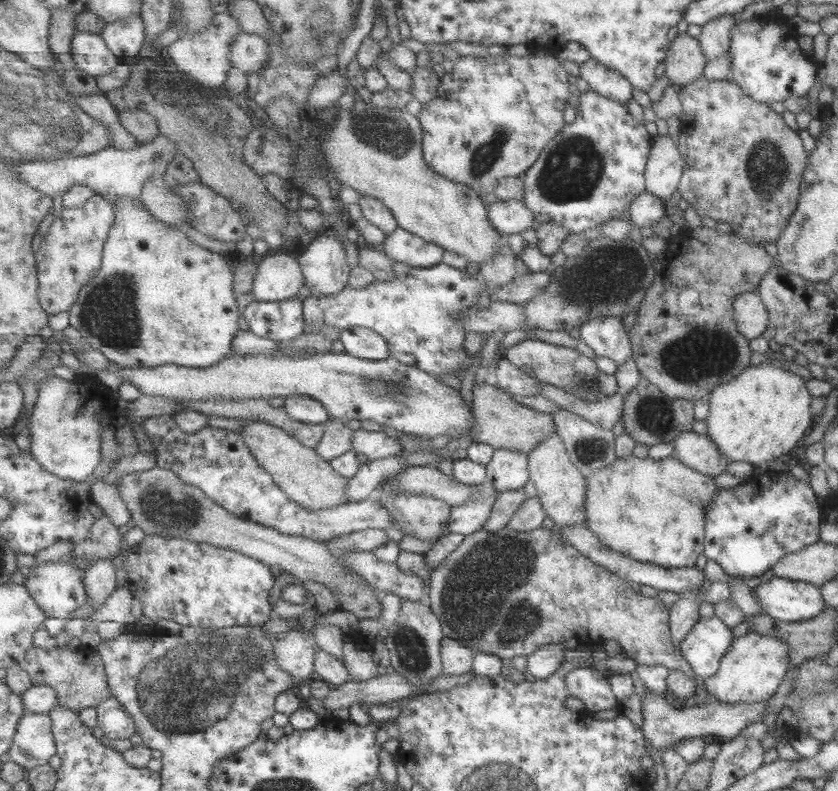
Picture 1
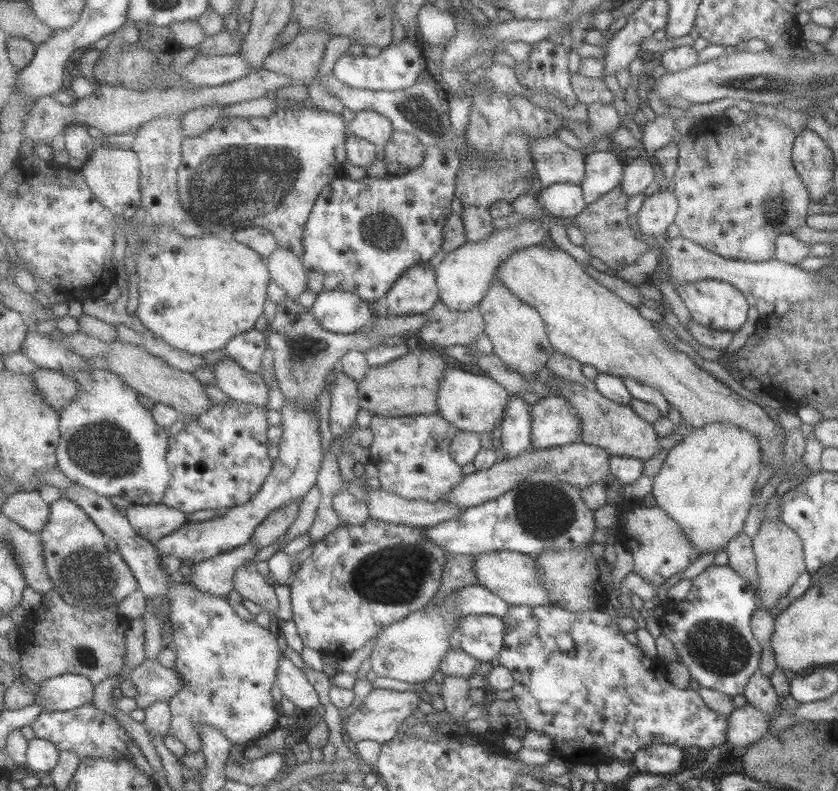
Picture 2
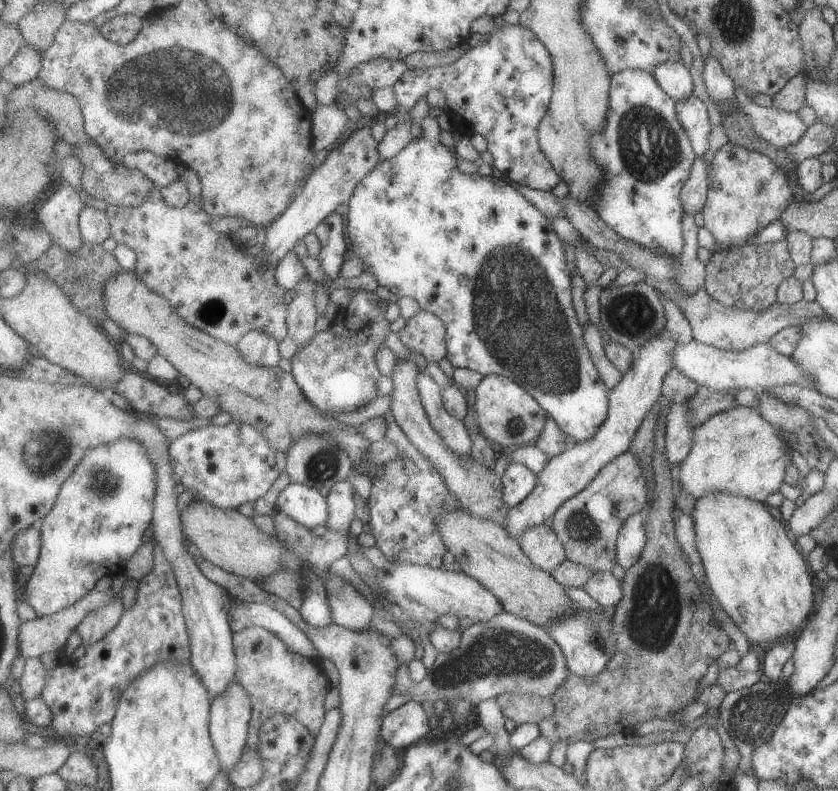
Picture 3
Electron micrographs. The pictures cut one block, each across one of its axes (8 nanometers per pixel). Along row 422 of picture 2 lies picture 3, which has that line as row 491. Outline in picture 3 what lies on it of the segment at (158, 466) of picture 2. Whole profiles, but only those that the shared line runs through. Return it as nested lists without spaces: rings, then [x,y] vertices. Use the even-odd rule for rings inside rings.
[[[131,437],[89,448],[76,471],[66,480],[56,507],[39,524],[42,530],[42,551],[26,584],[27,602],[35,610],[37,618],[54,615],[74,605],[96,588],[101,577],[125,574],[126,564],[143,546],[145,530],[154,519],[157,469],[145,444]]]

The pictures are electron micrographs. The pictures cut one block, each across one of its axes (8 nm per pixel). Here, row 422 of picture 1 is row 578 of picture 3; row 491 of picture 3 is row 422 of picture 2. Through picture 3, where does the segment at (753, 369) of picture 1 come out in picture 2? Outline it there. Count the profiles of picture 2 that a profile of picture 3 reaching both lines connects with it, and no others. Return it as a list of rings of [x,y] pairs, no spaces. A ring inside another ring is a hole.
[[[711,422],[701,428],[691,428],[668,450],[657,474],[653,476],[650,493],[655,499],[654,504],[677,522],[689,544],[697,550],[697,554],[703,555],[724,548],[744,527],[759,470],[762,470],[761,448],[755,434],[733,424]]]

